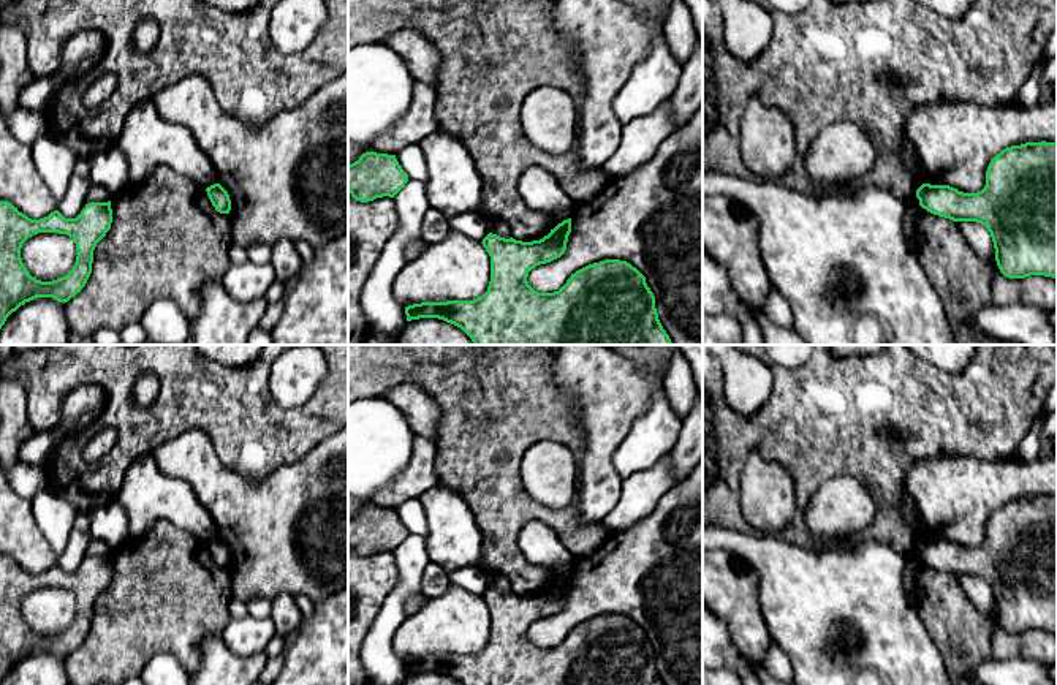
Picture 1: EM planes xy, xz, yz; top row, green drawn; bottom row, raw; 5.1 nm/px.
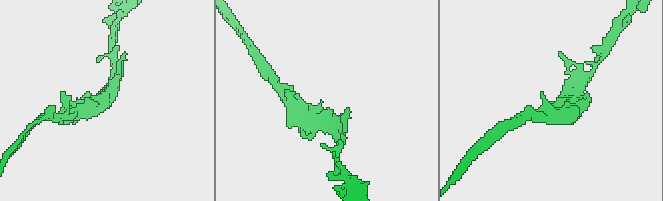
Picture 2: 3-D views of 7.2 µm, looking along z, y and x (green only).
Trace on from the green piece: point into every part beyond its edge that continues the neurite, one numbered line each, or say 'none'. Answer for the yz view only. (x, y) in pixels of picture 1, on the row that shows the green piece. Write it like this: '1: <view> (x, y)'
none

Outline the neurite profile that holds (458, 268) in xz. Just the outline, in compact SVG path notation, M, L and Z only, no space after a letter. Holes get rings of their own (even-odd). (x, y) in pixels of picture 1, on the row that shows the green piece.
M449 228L448 236L429 245L424 252L418 250L418 242L405 252L407 264L392 283L392 294L402 307L421 302L473 301L487 291L491 282L491 256L481 242Z

